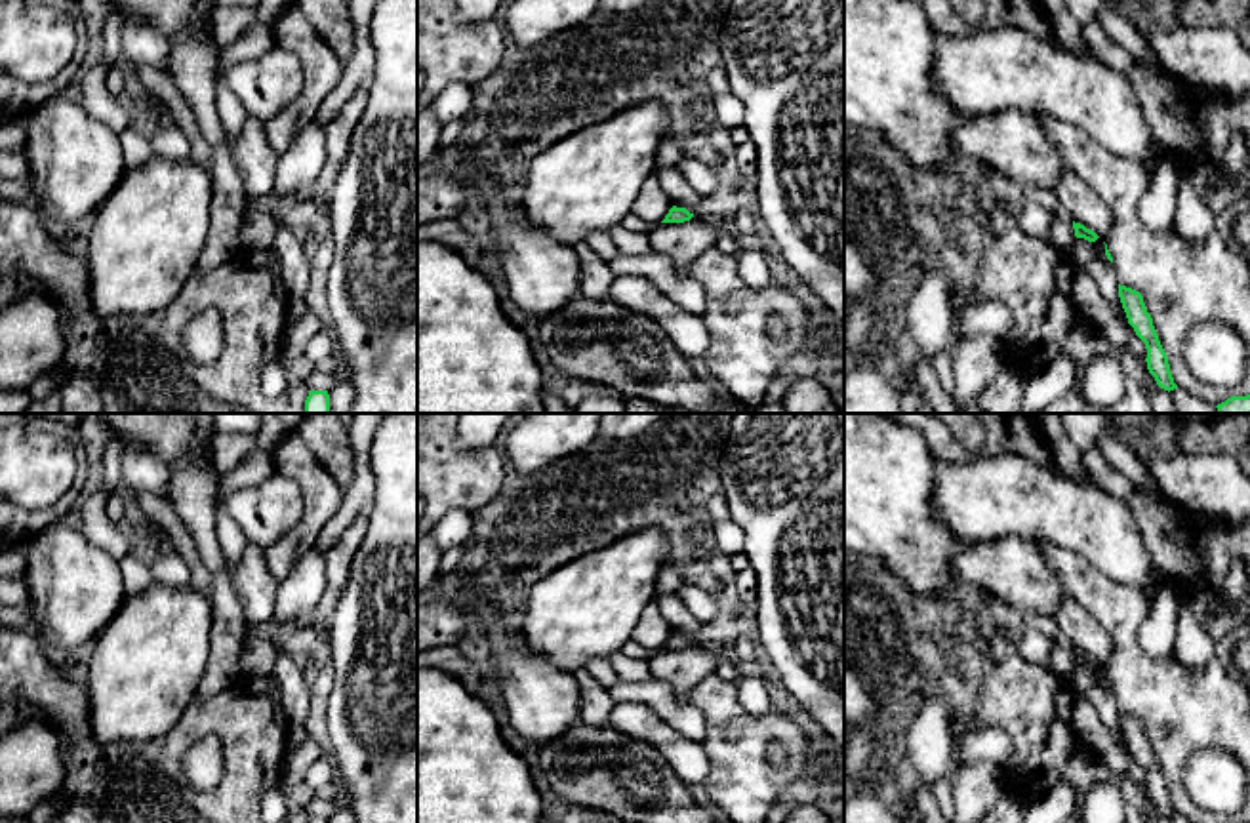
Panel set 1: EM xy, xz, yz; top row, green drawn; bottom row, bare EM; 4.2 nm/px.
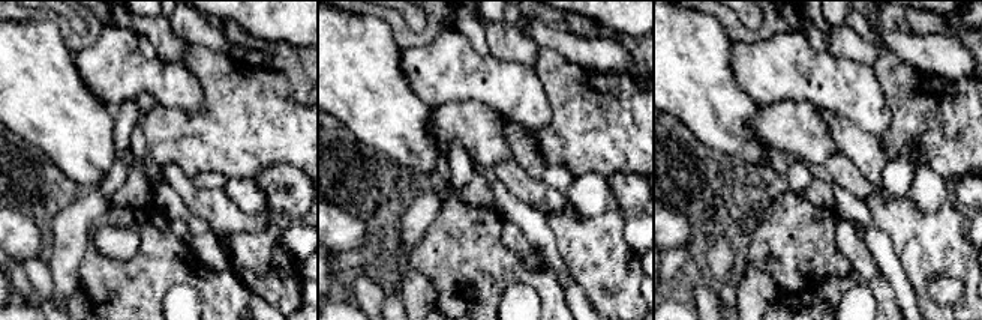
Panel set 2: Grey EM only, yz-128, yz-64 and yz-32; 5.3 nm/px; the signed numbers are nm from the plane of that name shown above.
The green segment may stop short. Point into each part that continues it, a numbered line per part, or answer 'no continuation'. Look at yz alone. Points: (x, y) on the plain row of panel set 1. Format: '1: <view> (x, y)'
no continuation

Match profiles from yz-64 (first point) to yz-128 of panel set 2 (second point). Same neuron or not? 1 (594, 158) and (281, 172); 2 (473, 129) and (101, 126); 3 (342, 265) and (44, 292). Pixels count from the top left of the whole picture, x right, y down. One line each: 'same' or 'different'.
1: different
2: different
3: same

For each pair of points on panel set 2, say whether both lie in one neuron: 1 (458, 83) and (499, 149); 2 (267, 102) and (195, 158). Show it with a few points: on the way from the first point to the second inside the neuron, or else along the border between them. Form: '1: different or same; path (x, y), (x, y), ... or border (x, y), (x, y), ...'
1: different; border (435, 105), (480, 101), (502, 114)
2: same; path (249, 120), (234, 135), (213, 140)

